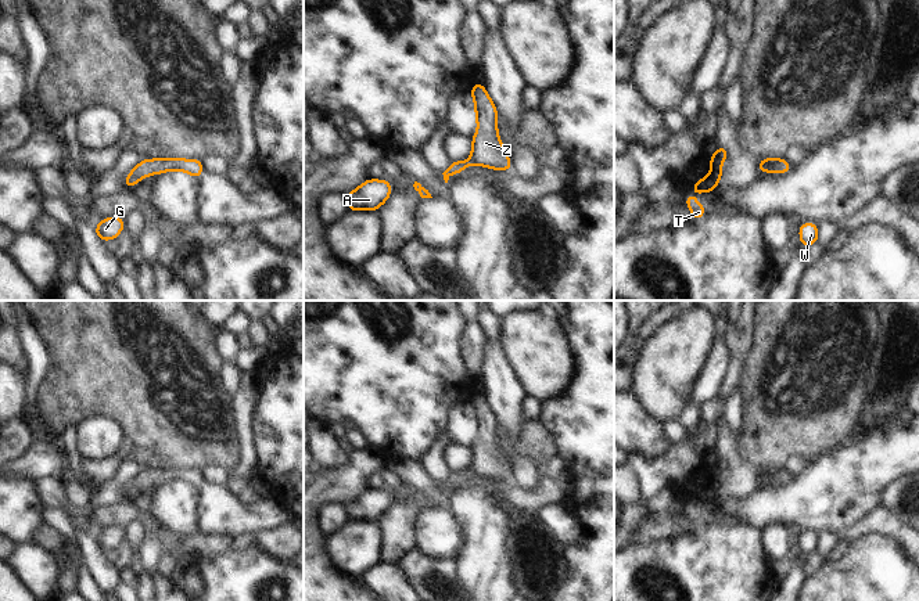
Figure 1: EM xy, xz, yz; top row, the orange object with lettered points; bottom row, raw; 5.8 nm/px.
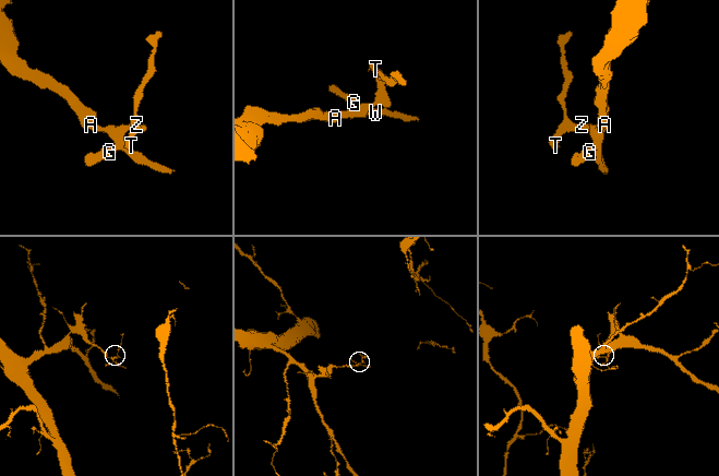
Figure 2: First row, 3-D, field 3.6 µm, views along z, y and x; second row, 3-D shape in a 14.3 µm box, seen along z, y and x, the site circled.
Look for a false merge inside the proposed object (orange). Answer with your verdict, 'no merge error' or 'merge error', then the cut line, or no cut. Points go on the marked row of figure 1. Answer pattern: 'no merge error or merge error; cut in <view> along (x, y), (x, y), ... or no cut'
no merge error; no cut

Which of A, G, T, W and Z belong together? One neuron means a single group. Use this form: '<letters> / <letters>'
A G T W Z

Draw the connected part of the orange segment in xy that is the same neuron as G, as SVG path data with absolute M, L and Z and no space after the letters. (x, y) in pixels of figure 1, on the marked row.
M114 216L100 220L94 231L101 241L107 241L107 240L116 240L123 228L125 220L118 216Z

